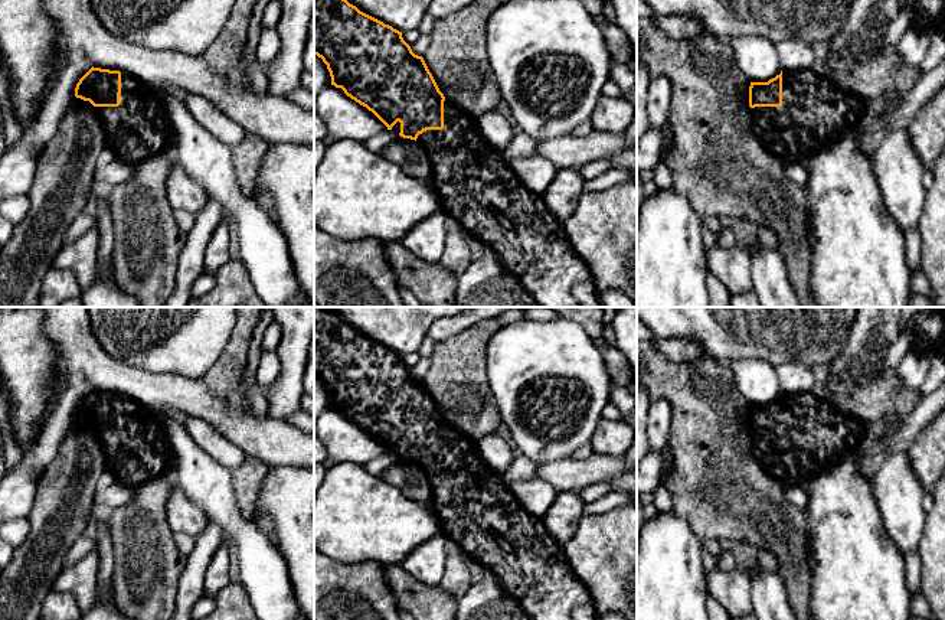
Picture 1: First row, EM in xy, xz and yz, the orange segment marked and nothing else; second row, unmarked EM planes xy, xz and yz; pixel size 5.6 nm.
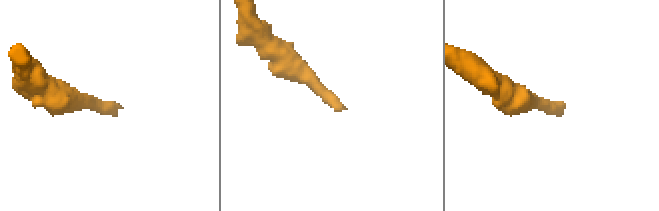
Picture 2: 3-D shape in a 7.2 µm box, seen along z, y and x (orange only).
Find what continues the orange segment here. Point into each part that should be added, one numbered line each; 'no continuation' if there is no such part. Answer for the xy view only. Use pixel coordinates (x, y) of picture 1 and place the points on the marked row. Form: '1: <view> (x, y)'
1: xy (137, 129)

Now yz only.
1: yz (814, 111)

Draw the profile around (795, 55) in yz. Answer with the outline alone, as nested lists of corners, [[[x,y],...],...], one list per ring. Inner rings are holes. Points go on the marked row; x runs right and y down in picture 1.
[[[788,39],[776,45],[776,52],[782,72],[812,71],[815,62],[814,46],[798,39]]]

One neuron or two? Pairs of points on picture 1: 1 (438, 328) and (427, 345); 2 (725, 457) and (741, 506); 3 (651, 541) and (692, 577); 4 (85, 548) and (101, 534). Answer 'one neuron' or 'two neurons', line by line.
1: two neurons
2: one neuron
3: one neuron
4: two neurons

